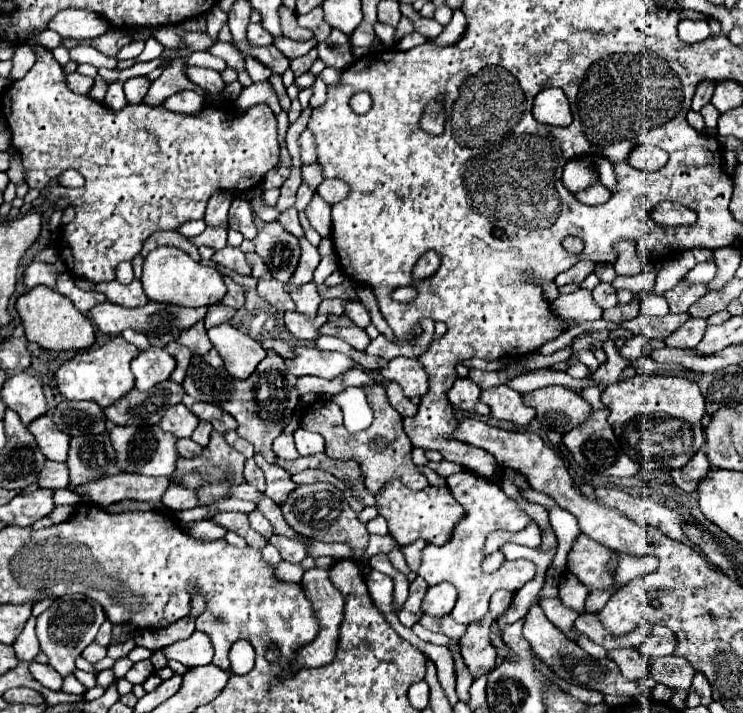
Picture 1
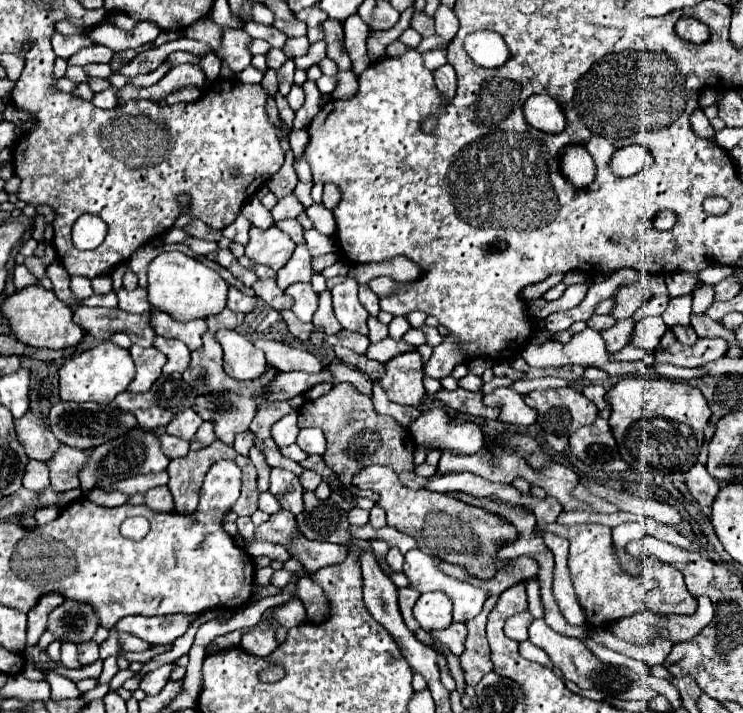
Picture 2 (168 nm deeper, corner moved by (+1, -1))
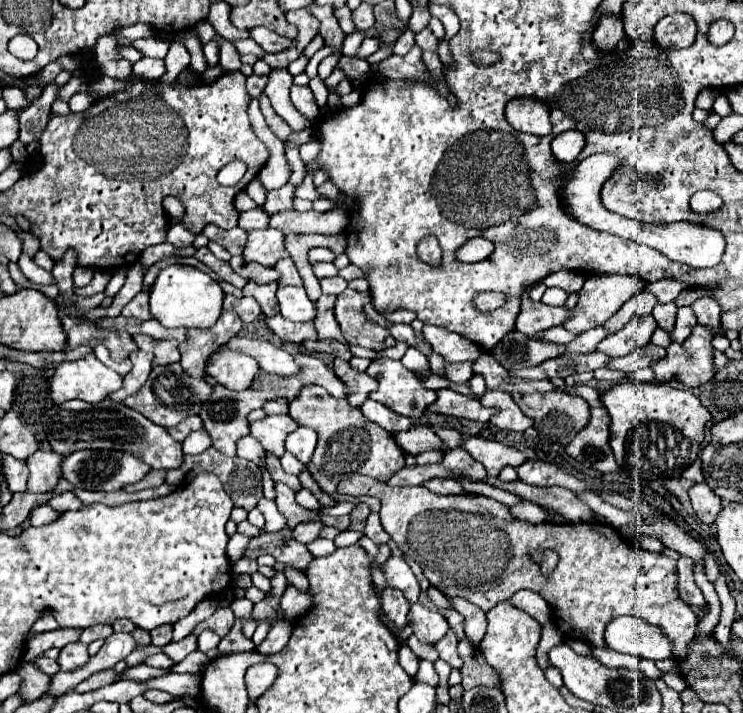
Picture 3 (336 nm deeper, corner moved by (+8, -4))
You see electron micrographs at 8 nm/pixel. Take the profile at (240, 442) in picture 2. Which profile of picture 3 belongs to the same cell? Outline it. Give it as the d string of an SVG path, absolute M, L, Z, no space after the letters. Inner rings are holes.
M252 435L242 437L242 439L238 441L238 457L244 457L244 459L248 459L248 461L254 461L260 469L266 469L264 455L266 455L266 451L262 449L262 445L260 445Z

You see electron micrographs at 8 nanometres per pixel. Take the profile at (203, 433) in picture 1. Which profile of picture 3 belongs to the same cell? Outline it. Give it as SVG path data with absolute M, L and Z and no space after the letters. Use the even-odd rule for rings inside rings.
M200 429L196 433L190 433L186 437L186 441L182 443L182 447L184 447L186 455L198 455L198 453L206 451L208 447L212 447L212 439L210 439L210 435L204 429Z

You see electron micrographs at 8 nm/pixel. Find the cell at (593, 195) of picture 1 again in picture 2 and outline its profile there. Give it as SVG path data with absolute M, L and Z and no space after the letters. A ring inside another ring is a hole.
M567 146L561 150L561 170L577 190L589 188L597 174L593 158L583 146Z

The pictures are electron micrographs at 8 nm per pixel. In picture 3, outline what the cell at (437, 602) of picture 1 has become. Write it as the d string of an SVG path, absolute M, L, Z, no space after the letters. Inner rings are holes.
M420 603L412 605L408 613L408 625L414 629L414 635L428 645L434 645L448 633L448 621L438 611L430 611Z

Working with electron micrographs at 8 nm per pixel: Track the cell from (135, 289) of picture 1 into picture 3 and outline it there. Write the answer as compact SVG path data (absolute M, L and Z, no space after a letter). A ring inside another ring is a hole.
M140 291L122 311L124 317L136 317L136 319L150 319L152 313L148 309L148 293Z

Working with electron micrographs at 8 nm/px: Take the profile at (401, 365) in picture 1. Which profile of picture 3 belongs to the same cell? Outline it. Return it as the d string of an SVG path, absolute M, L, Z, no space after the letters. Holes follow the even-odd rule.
M372 361L366 373L370 373L370 377L378 381L378 389L370 393L370 399L380 401L398 415L416 419L438 397L436 391L422 387L420 379L412 371L408 371L400 361Z

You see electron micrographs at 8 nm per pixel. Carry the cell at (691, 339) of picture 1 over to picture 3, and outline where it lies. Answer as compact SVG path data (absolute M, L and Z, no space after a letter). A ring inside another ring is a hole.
M696 325L692 337L684 343L670 343L666 357L654 361L654 383L682 383L686 387L700 387L714 379L712 357L712 329Z

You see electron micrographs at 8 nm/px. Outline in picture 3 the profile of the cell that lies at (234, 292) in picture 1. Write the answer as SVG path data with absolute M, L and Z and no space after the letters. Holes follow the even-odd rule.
M226 295L226 297L224 297L224 309L236 311L244 323L254 321L254 319L262 313L262 311L260 311L260 305L258 305L256 299L252 299L252 297L236 299L236 297L232 297L232 295Z

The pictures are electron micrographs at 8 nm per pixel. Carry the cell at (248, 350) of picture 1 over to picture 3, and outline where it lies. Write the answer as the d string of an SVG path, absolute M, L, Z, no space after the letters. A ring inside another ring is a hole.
M220 347L208 357L206 363L206 375L210 375L212 379L216 379L216 383L232 391L248 389L258 373L260 367L252 357L234 353L228 347Z

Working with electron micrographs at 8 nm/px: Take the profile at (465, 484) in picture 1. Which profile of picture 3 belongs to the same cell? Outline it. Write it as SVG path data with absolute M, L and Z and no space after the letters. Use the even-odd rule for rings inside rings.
M390 557L382 565L382 571L386 575L388 587L400 589L410 603L416 601L416 597L418 597L418 581L416 581L412 569L408 567L408 563L404 561L404 557Z

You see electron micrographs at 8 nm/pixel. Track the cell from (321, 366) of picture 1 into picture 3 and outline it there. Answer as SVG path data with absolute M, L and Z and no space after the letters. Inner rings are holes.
M232 337L232 339L226 343L226 347L254 357L264 373L294 375L294 373L298 373L298 369L300 369L300 367L294 363L292 355L288 355L284 349L274 347L272 343L262 341L262 339Z

